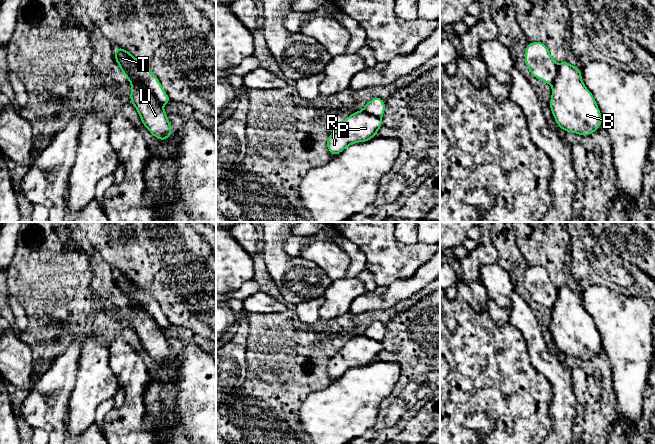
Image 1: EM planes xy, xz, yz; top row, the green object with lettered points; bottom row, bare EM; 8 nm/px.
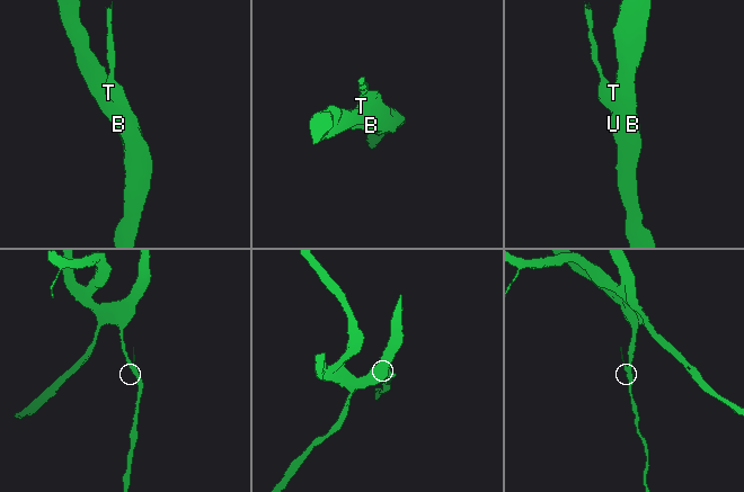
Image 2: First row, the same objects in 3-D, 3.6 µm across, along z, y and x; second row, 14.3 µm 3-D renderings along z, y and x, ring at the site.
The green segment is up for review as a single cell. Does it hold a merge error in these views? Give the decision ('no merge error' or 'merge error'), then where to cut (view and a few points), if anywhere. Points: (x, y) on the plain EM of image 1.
merge error | xy (124, 297), (137, 301), (159, 326)

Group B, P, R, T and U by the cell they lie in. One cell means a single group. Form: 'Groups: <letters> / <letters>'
Groups: B P R U / T

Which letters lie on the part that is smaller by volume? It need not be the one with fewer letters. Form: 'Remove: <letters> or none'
Remove: T

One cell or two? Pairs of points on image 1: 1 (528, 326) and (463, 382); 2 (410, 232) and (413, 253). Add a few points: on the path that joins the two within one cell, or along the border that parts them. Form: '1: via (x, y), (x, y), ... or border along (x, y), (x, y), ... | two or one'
1: border along (508, 322), (520, 332), (529, 355) | two
2: border along (393, 232), (402, 244), (418, 241) | two

